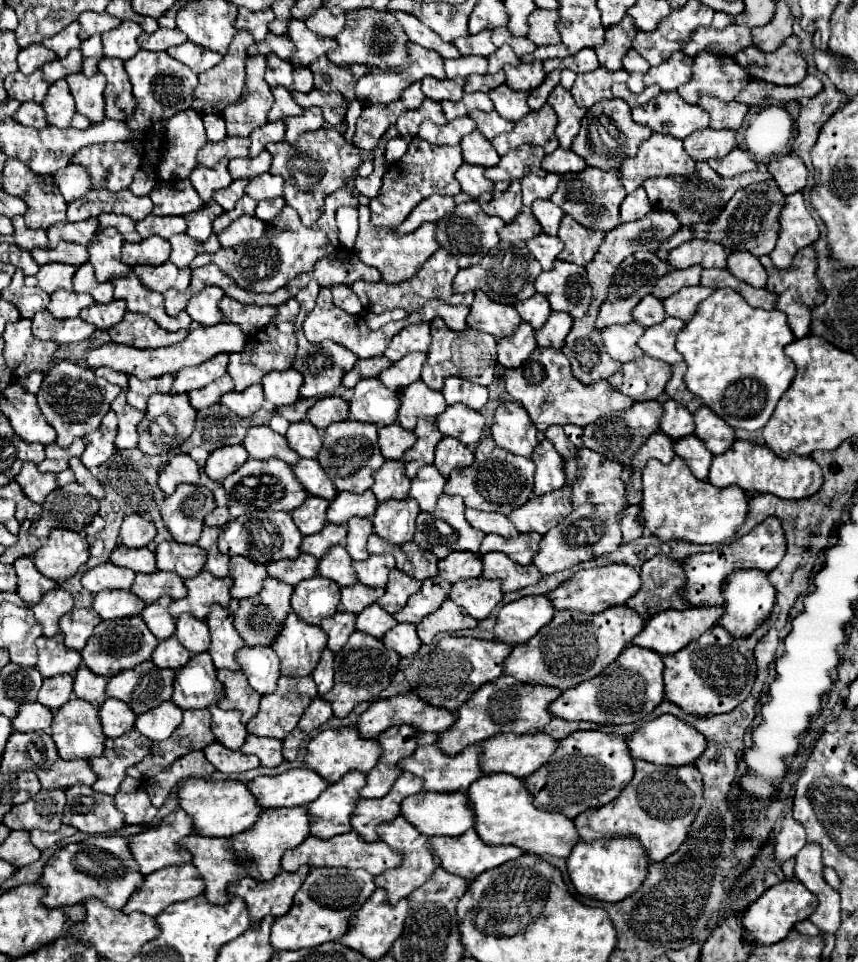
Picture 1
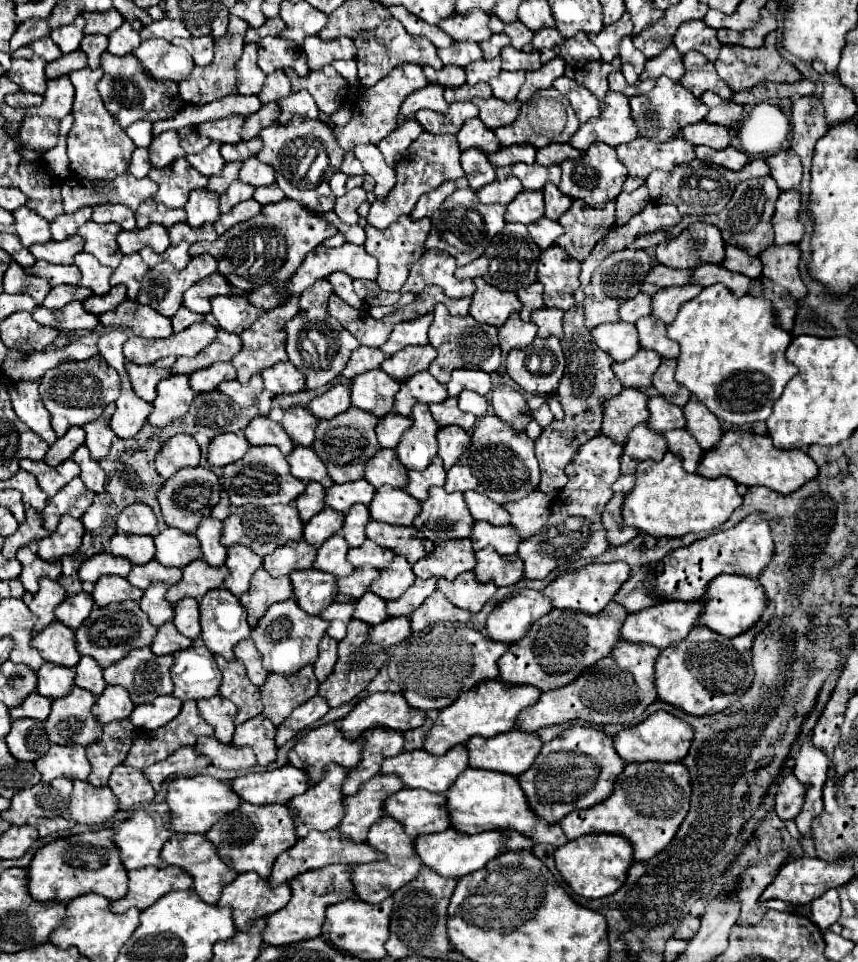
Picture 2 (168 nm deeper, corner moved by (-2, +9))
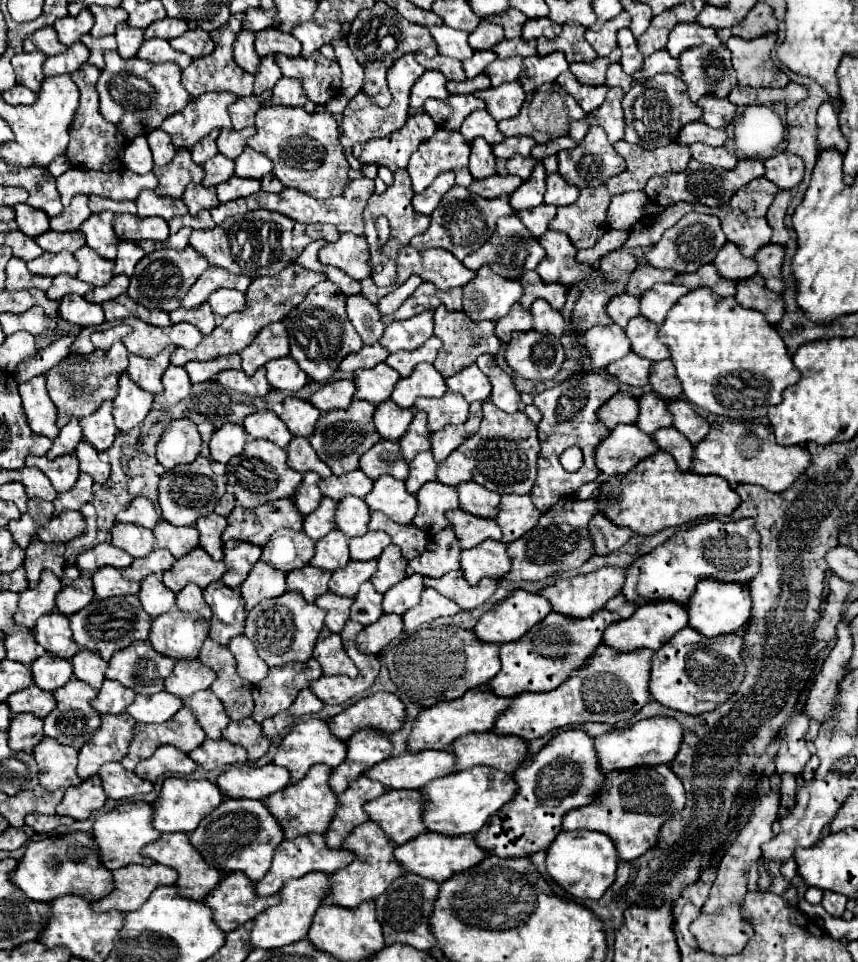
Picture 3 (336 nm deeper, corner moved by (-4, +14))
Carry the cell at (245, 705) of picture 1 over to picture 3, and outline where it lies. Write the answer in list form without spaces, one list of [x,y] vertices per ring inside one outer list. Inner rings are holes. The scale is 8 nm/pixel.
[[[207,639],[207,641],[203,643],[203,647],[201,647],[199,659],[201,659],[201,663],[209,665],[209,667],[217,673],[217,679],[215,679],[215,683],[211,685],[211,691],[223,701],[229,719],[231,719],[231,721],[243,721],[243,719],[251,717],[251,715],[253,715],[253,707],[255,707],[253,697],[251,697],[251,685],[249,685],[249,681],[245,681],[245,679],[241,679],[241,677],[237,675],[237,661],[235,661],[233,653],[231,653],[227,647],[221,647],[221,645],[217,645],[217,643],[213,643],[213,641]]]

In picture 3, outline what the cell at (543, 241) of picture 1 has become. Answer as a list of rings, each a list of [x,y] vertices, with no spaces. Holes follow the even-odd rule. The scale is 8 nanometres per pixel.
[[[539,205],[537,209],[525,209],[525,213],[519,213],[519,217],[535,237],[541,237],[547,233],[549,223],[555,219],[555,209],[557,207],[553,205]]]

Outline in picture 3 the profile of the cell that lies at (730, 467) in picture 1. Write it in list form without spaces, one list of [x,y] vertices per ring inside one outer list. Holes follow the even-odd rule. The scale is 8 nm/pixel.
[[[723,423],[715,425],[705,441],[695,447],[691,471],[699,475],[721,475],[729,483],[755,483],[769,491],[781,493],[789,489],[799,475],[809,469],[811,453],[803,445],[783,447],[775,441],[769,427],[747,423]]]

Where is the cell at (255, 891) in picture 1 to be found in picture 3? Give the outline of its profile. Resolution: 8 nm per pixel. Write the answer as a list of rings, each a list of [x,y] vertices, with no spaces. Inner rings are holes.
[[[229,873],[229,877],[221,879],[221,883],[205,897],[205,903],[213,909],[217,925],[225,933],[235,931],[239,925],[255,919],[267,907],[279,905],[279,893],[271,897],[259,897],[255,893],[255,883],[249,881],[243,873]]]

